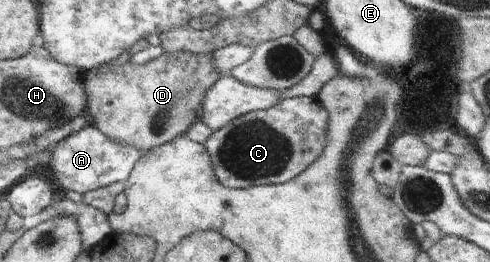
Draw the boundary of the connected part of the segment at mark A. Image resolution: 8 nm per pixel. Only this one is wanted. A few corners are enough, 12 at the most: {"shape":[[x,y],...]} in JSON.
{"shape":[[89,120],[50,148],[65,190],[124,182],[144,154]]}

